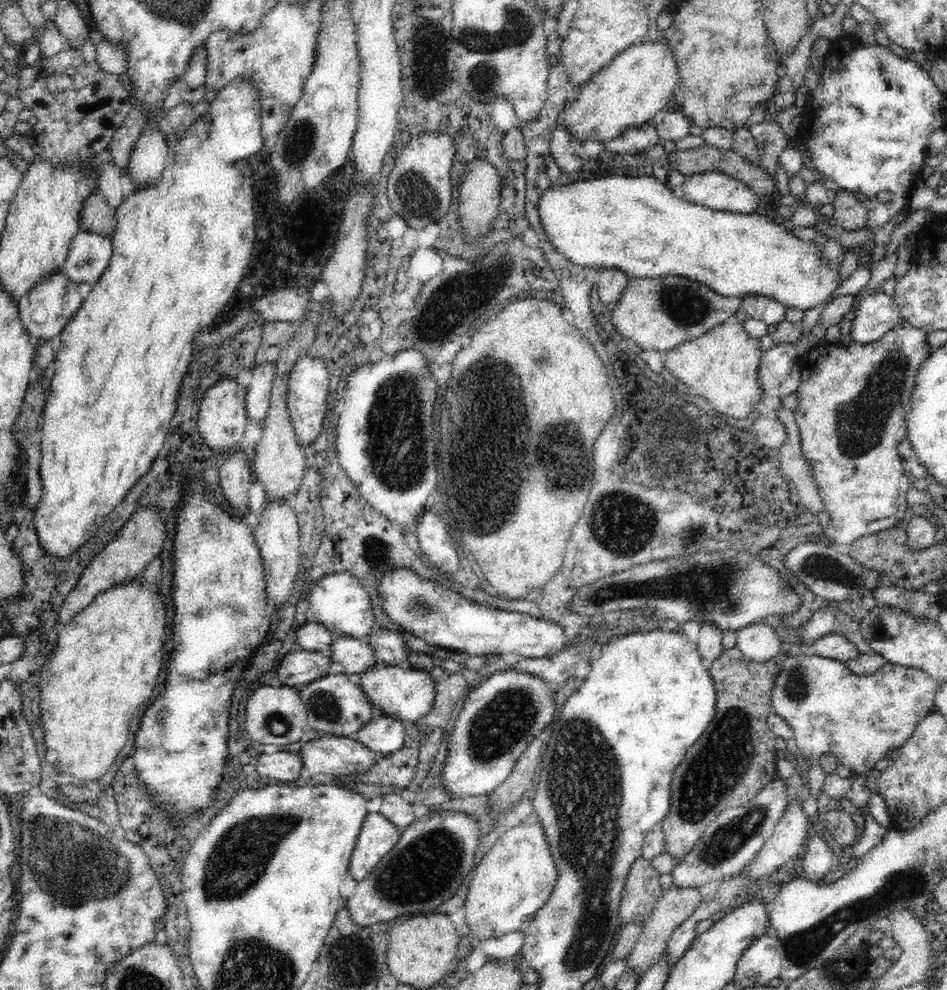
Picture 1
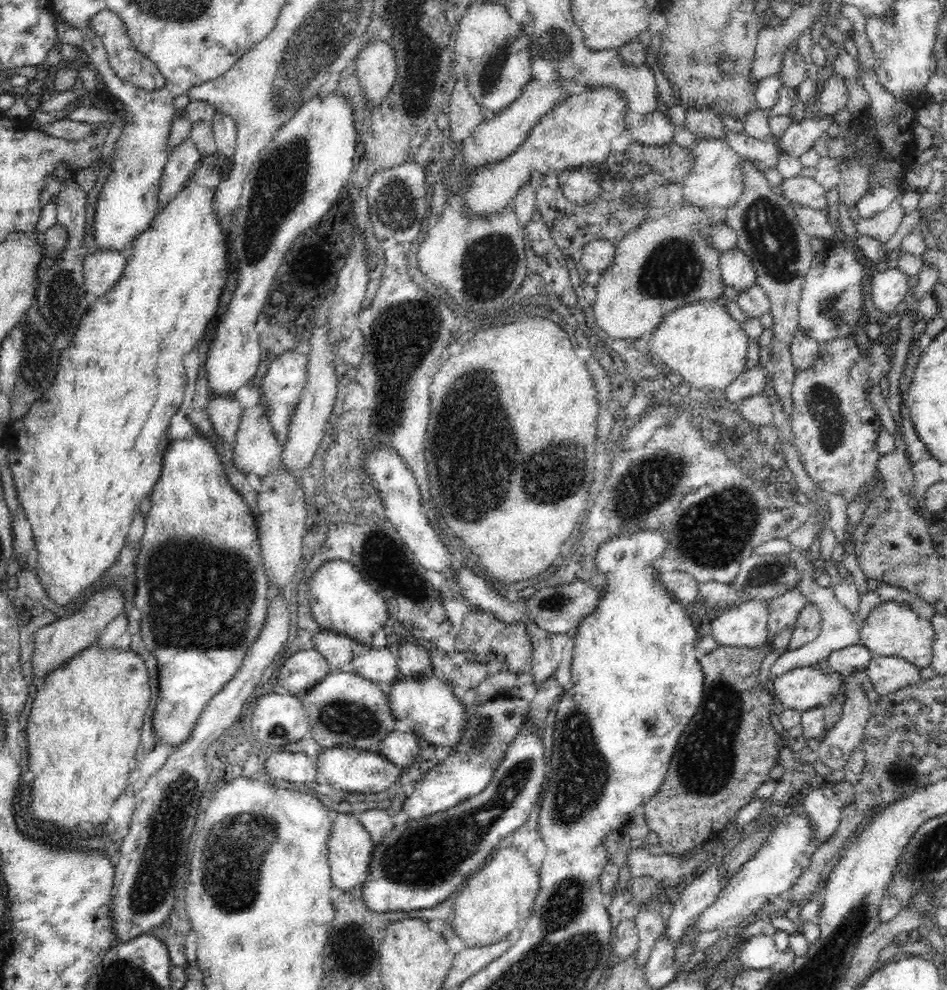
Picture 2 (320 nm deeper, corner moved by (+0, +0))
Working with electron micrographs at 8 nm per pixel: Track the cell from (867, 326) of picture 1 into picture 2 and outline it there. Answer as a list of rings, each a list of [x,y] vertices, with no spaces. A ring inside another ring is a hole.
[[[888,267],[871,278],[872,301],[878,310],[890,315],[908,294],[910,278],[898,267]]]

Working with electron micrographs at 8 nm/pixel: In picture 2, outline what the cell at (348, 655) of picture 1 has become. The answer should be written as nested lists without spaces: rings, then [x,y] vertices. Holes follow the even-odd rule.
[[[368,646],[358,654],[352,656],[350,662],[356,672],[373,683],[390,682],[400,677],[398,674],[398,656],[385,647],[376,649]]]

